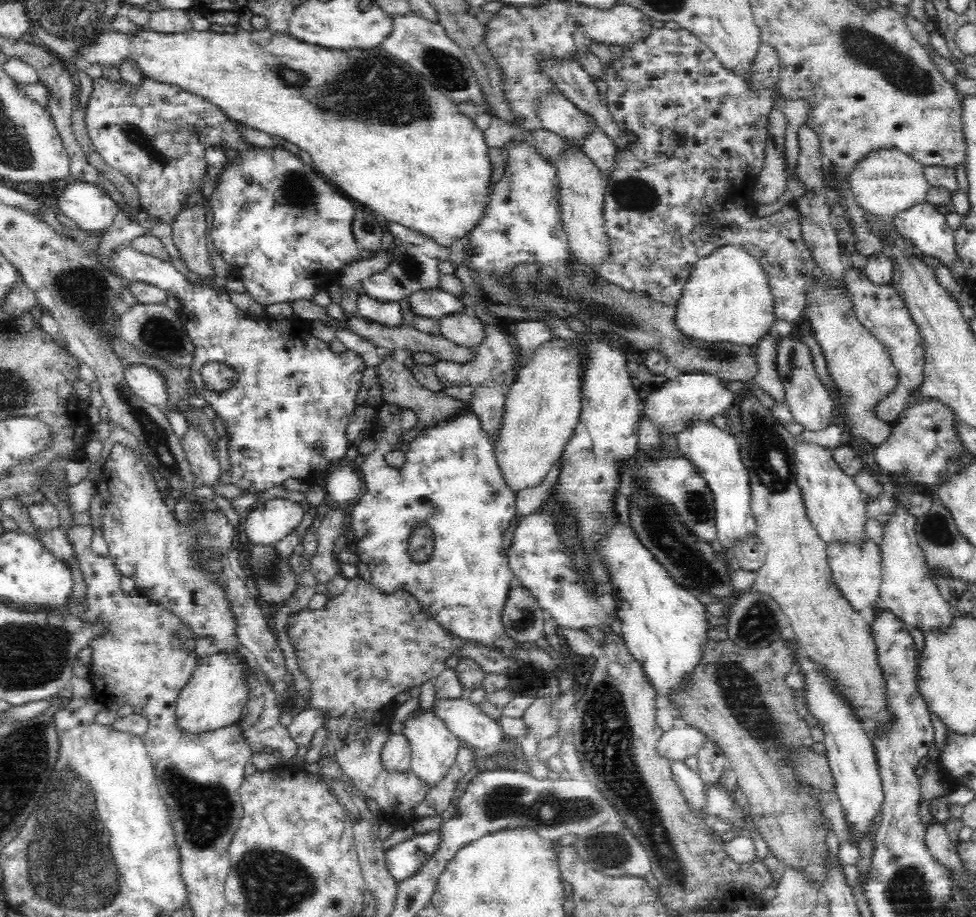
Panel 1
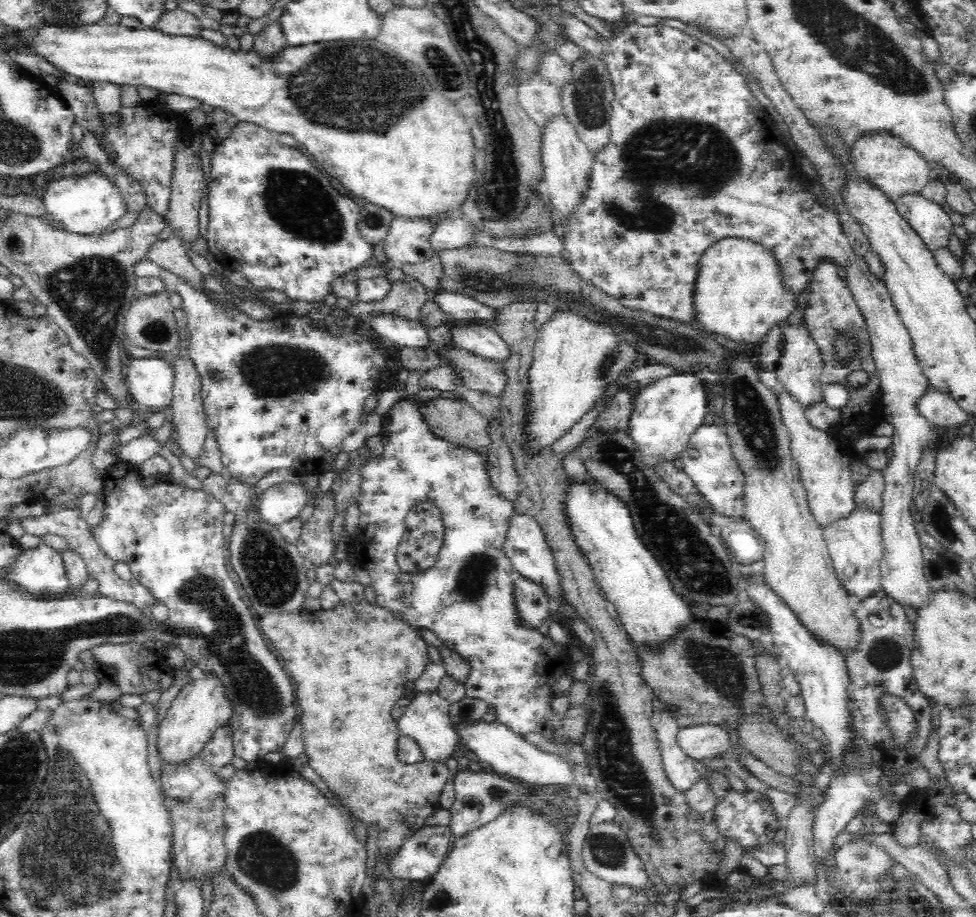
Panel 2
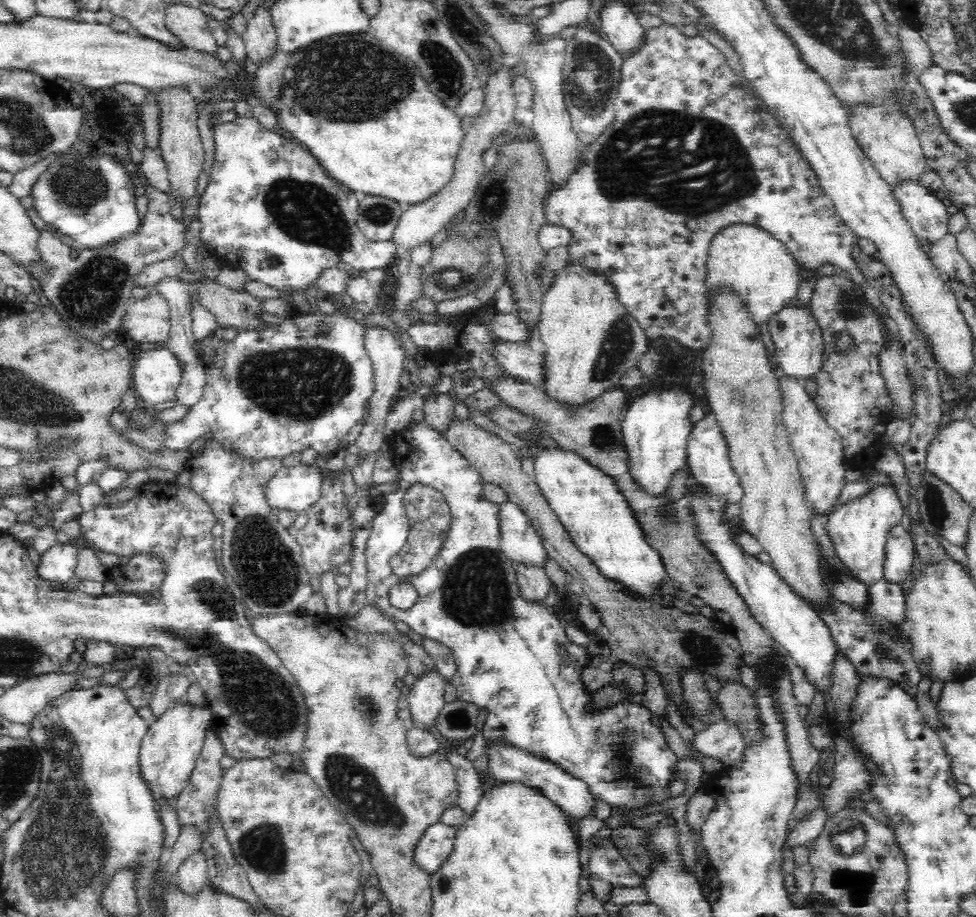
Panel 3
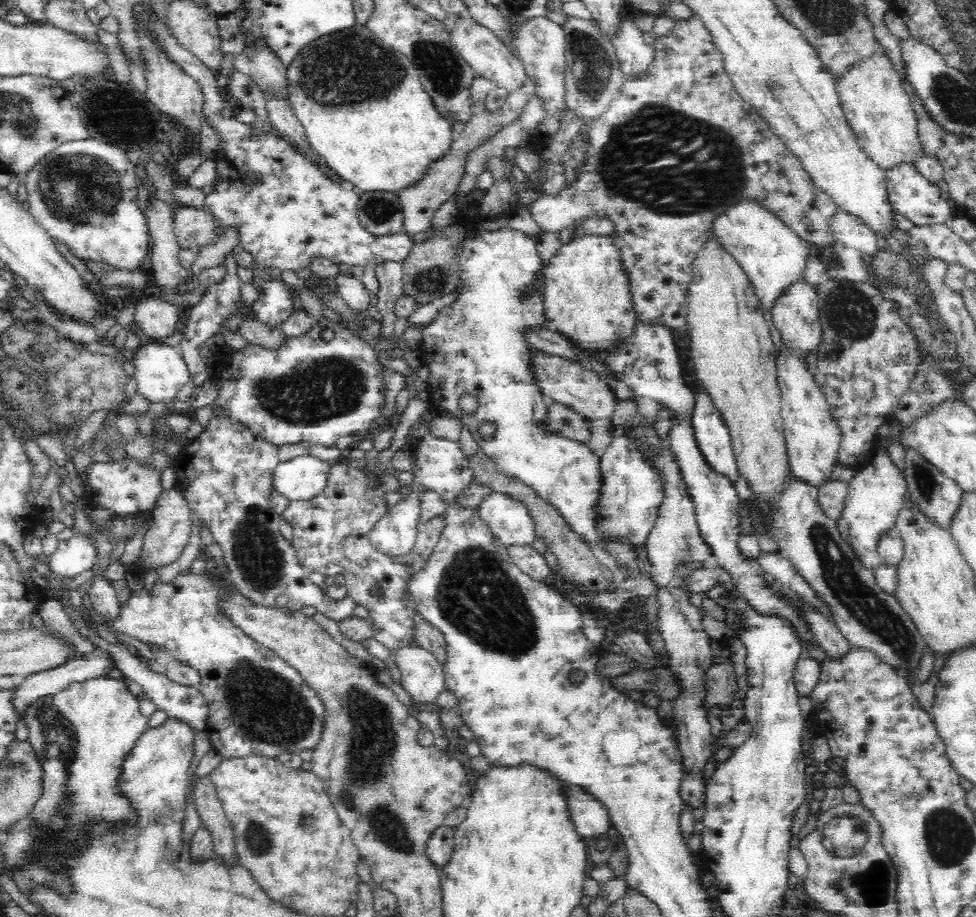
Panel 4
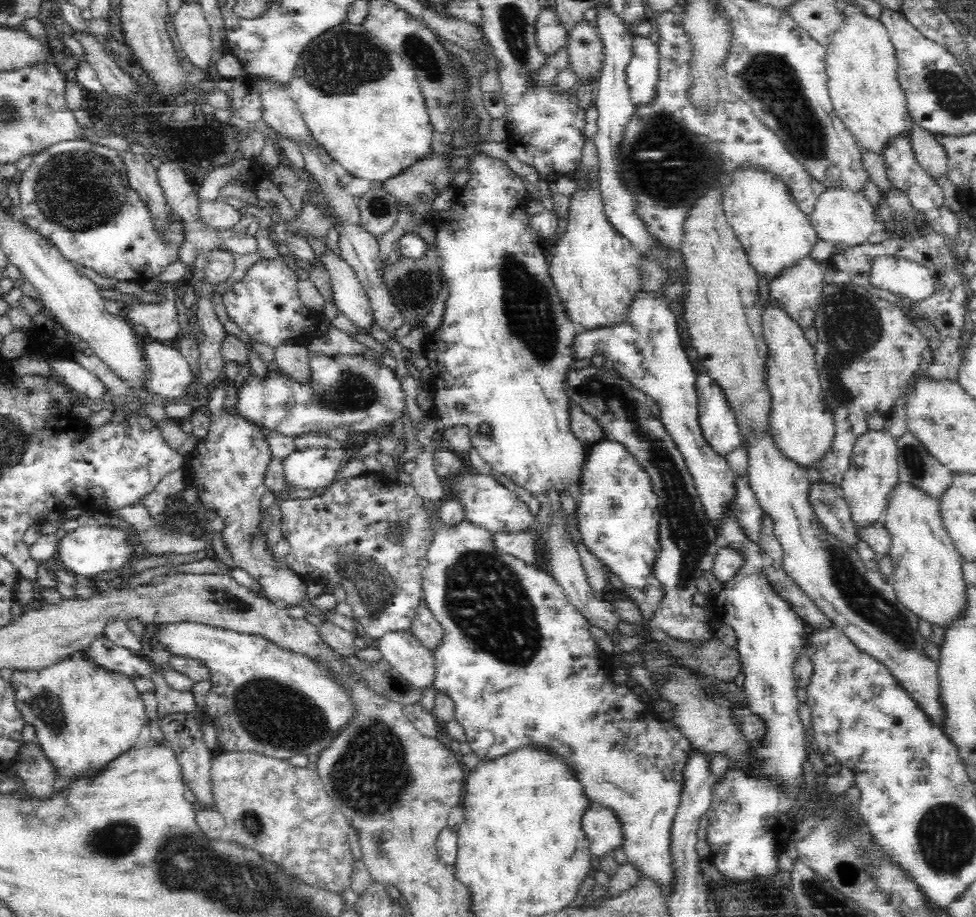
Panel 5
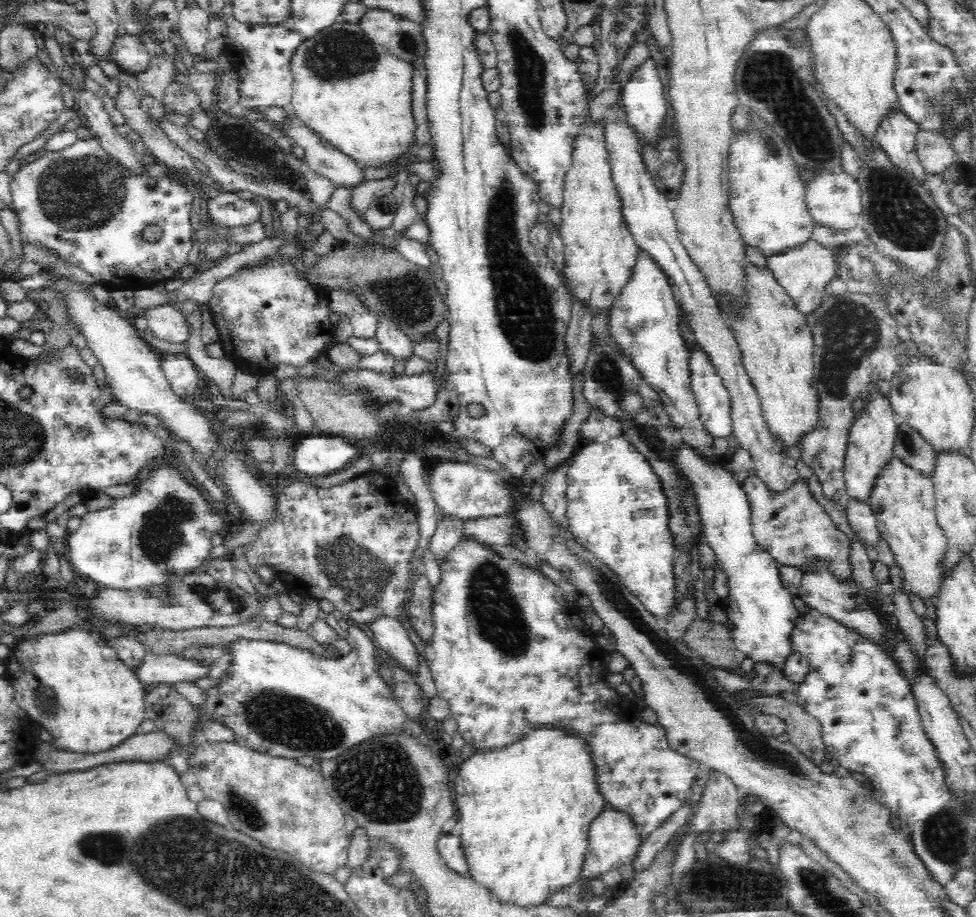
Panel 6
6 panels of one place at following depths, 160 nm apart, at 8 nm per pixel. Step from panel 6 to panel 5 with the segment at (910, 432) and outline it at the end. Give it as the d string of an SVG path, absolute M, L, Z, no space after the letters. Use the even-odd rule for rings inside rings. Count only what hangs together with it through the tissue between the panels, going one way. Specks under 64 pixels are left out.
M908 431L897 440L897 468L900 481L912 482L936 499L951 482L952 472Z

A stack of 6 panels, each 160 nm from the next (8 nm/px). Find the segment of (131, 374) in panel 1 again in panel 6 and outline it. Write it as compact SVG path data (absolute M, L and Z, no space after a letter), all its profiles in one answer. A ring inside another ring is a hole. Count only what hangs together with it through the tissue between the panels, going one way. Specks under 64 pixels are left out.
M167 353L166 356L162 356L160 363L165 377L176 395L190 398L199 391L202 374L186 354Z

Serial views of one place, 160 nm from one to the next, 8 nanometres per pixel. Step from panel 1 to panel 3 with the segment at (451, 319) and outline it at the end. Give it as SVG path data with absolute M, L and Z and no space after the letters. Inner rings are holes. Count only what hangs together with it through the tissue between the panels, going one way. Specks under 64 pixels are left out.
M534 338L532 344L516 344L515 342L496 342L492 348L492 354L495 355L496 361L504 367L504 371L511 378L522 384L542 387L548 380L548 365L546 365L546 352L543 343L539 338Z

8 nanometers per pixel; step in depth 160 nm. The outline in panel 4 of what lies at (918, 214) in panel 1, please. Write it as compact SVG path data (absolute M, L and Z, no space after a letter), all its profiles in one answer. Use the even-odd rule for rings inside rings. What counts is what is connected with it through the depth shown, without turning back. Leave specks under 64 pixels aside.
M900 161L884 169L888 201L891 208L910 220L914 225L929 225L950 222L953 209L942 198L942 192L936 183L924 178L912 161Z

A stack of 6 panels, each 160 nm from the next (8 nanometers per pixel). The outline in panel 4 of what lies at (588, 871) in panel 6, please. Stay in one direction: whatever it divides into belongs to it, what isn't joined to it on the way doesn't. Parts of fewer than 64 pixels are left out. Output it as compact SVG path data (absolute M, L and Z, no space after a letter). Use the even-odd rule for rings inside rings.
M567 784L568 809L576 831L586 841L604 837L611 826L605 805L586 794L581 787Z

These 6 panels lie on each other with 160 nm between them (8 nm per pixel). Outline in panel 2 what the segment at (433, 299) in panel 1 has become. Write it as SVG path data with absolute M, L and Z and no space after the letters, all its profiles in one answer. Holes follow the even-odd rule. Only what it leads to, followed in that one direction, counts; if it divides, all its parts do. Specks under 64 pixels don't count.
M440 292L432 297L440 303L447 318L456 321L467 320L471 324L486 324L496 318L496 310L478 302L468 295L452 294L451 292Z

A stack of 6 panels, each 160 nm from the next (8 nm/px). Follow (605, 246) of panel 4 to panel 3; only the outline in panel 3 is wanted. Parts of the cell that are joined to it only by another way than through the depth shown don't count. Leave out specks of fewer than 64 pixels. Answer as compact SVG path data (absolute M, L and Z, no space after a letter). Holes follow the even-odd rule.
M569 261L566 266L556 269L553 272L551 283L547 286L547 289L543 292L540 305L541 313L539 314L538 322L536 322L537 338L543 343L546 352L546 365L548 365L548 380L544 382L544 388L547 394L551 398L555 398L563 404L569 404L570 406L582 406L586 402L592 402L594 398L598 398L604 392L608 390L614 390L619 387L619 382L622 376L626 374L629 368L635 366L635 362L638 357L647 349L649 339L645 335L645 332L641 329L638 321L632 316L632 313L626 309L626 305L620 301L620 297L616 294L616 287L612 285L610 281L602 273L596 269L590 269L578 262Z

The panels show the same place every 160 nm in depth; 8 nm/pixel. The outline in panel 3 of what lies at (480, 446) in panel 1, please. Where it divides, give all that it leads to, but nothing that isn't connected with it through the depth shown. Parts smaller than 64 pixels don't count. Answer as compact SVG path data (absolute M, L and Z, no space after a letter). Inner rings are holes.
M424 421L404 428L400 438L408 446L402 453L400 444L396 444L396 450L393 451L398 458L404 458L396 460L402 472L400 486L378 502L378 511L374 515L364 552L367 580L375 585L375 604L379 611L406 623L414 633L437 640L451 650L456 674L450 683L456 689L458 699L473 704L478 712L488 712L480 730L487 742L487 750L496 746L511 746L532 758L561 768L566 774L584 781L594 796L610 806L614 815L638 812L646 806L672 800L668 788L674 780L678 756L670 749L660 727L652 723L654 716L641 701L638 704L616 703L608 708L594 706L593 692L584 686L582 679L582 670L593 656L588 654L586 647L574 644L568 638L552 608L546 607L543 601L524 597L522 587L516 582L514 563L500 548L498 505L480 496L482 488L486 486L480 474L444 435L430 429ZM416 482L431 486L444 495L450 507L451 520L445 542L432 564L416 576L400 578L392 572L389 560L409 540L410 528L402 498ZM401 581L410 584L417 592L416 602L404 610L392 608L388 598L390 588Z

